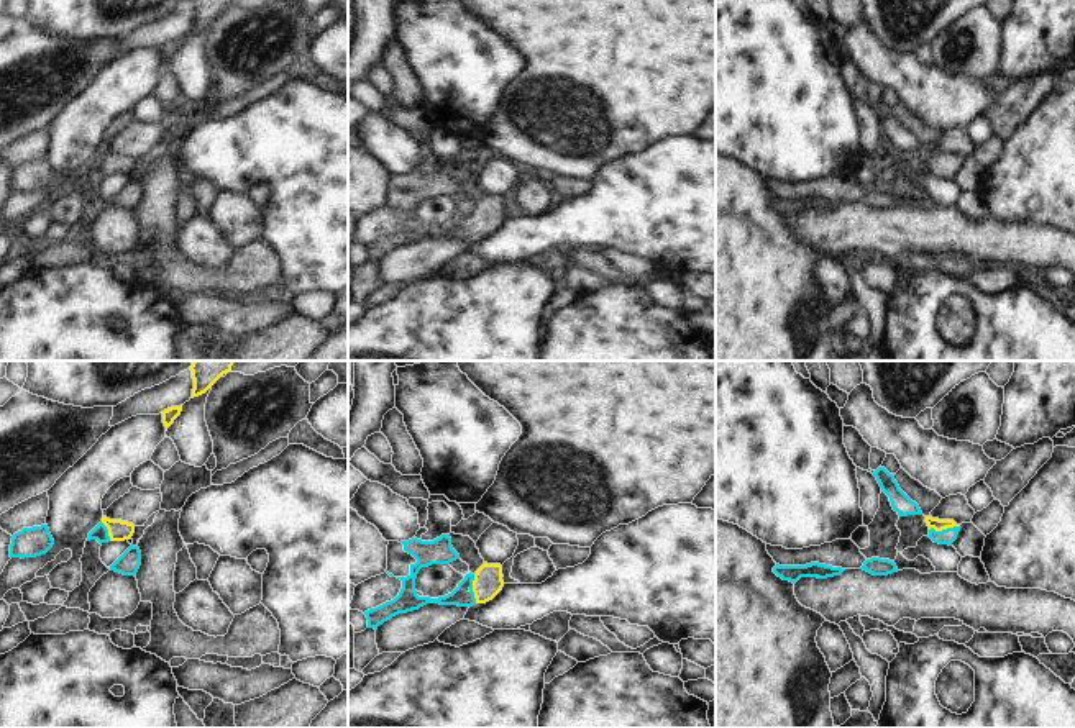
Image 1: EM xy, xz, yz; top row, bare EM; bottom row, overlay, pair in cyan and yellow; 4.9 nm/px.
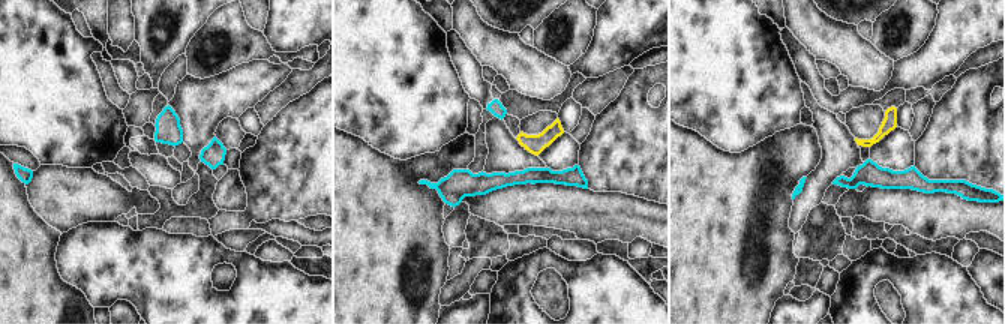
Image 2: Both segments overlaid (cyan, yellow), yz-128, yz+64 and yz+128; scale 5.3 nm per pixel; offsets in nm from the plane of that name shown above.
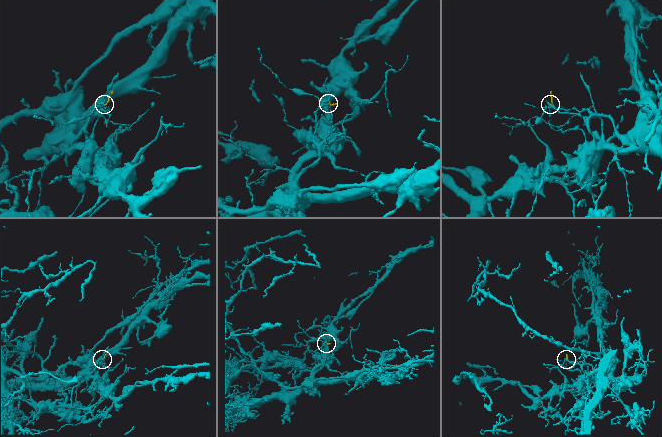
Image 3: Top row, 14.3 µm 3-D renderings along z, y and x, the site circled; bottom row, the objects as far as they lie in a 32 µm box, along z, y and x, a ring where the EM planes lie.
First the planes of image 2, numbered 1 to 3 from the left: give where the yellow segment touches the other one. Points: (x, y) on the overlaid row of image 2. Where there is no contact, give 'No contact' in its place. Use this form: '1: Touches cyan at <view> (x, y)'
1: No contact
2: No contact
3: No contact.

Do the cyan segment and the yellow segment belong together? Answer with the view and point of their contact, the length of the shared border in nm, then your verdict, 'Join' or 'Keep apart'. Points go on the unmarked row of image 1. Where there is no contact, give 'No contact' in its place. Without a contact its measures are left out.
Touches cyan at xz (471, 222). Shared border 140 nm. Join.

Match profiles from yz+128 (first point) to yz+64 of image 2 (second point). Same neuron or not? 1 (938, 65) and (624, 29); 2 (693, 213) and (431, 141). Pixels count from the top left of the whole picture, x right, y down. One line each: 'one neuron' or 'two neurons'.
1: one neuron
2: two neurons

